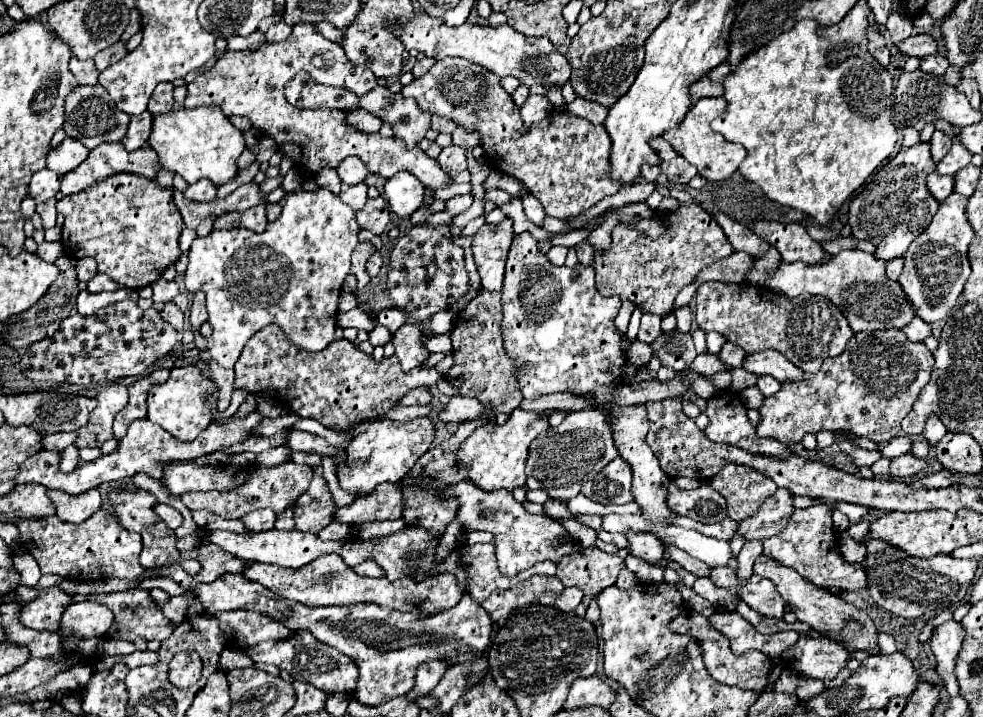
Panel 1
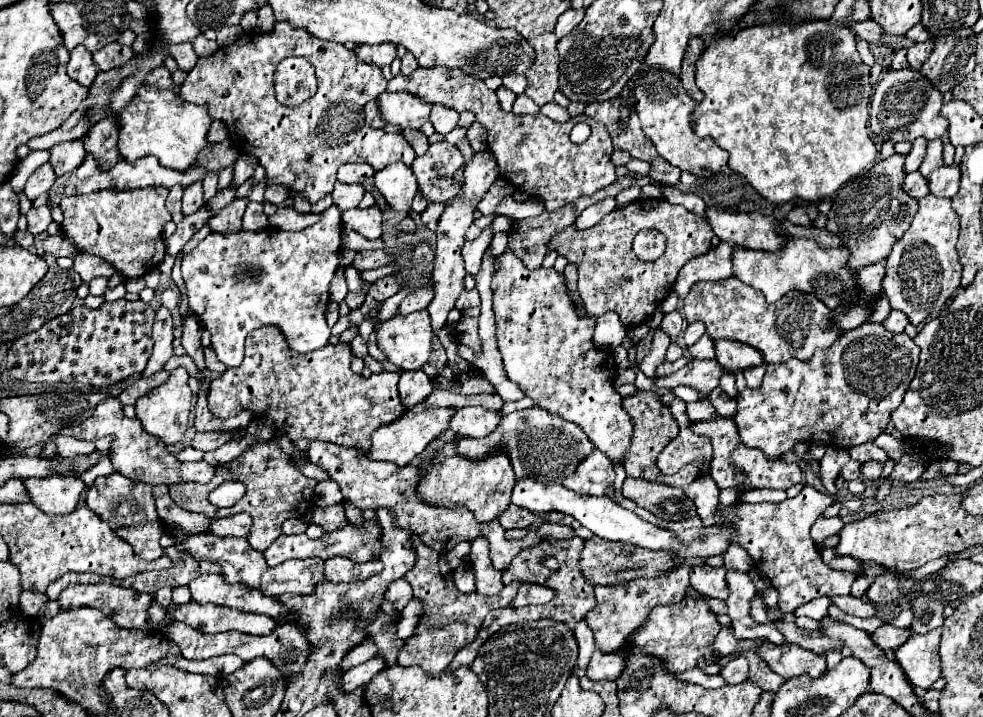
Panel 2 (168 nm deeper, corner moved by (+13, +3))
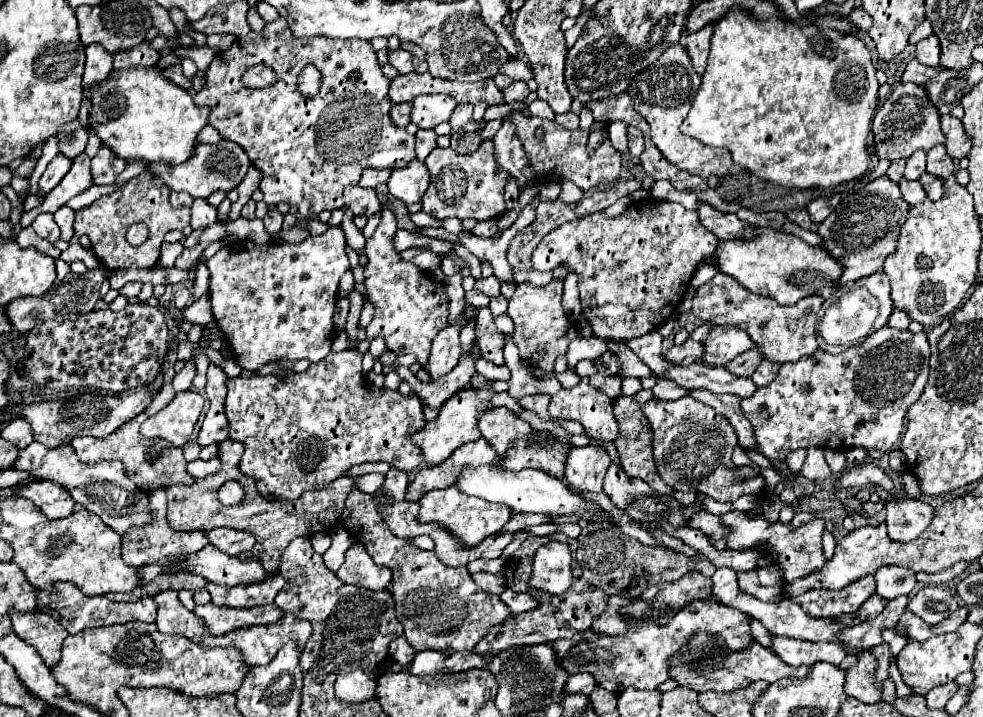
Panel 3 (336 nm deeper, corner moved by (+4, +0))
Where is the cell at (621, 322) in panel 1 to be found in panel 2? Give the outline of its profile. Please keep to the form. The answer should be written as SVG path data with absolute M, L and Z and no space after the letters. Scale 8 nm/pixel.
M605 313L597 319L595 333L593 333L593 345L599 349L615 349L621 345L621 341L627 337L627 329L621 325L619 317L615 313Z

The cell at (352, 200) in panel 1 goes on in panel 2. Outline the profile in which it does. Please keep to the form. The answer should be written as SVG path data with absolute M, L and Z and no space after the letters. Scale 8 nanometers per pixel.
M337 183L333 189L333 205L339 207L341 211L345 209L355 209L365 195L363 185L347 185L347 183Z

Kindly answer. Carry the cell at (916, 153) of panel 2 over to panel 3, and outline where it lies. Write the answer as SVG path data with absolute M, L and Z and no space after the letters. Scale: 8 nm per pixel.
M914 152L904 168L904 178L918 180L926 172L926 152Z

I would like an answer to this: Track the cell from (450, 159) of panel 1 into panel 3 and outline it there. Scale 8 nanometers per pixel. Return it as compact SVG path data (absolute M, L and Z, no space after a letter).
M484 140L474 154L456 154L452 148L434 148L426 158L426 168L430 172L430 186L422 196L422 210L434 218L456 216L490 220L504 212L504 184L508 172L502 172L494 162L492 140Z

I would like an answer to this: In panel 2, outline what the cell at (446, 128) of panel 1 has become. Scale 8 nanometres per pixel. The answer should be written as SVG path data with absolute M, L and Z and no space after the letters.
M433 105L433 113L429 117L429 121L433 123L435 131L441 135L447 135L449 131L453 131L457 127L459 121L459 111L449 109L445 105Z

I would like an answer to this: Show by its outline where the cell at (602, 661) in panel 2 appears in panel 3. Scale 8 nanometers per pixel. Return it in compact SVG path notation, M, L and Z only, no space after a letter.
M702 600L684 606L664 626L648 624L636 632L628 632L618 638L608 638L592 630L586 630L586 632L578 632L568 640L556 640L554 650L558 652L560 664L570 674L590 672L594 674L596 682L608 692L620 694L628 686L634 686L638 690L656 690L664 680L670 678L670 658L676 656L696 632L722 636L726 644L740 644L740 650L755 641L748 626L748 616L744 612L724 606L716 600Z

